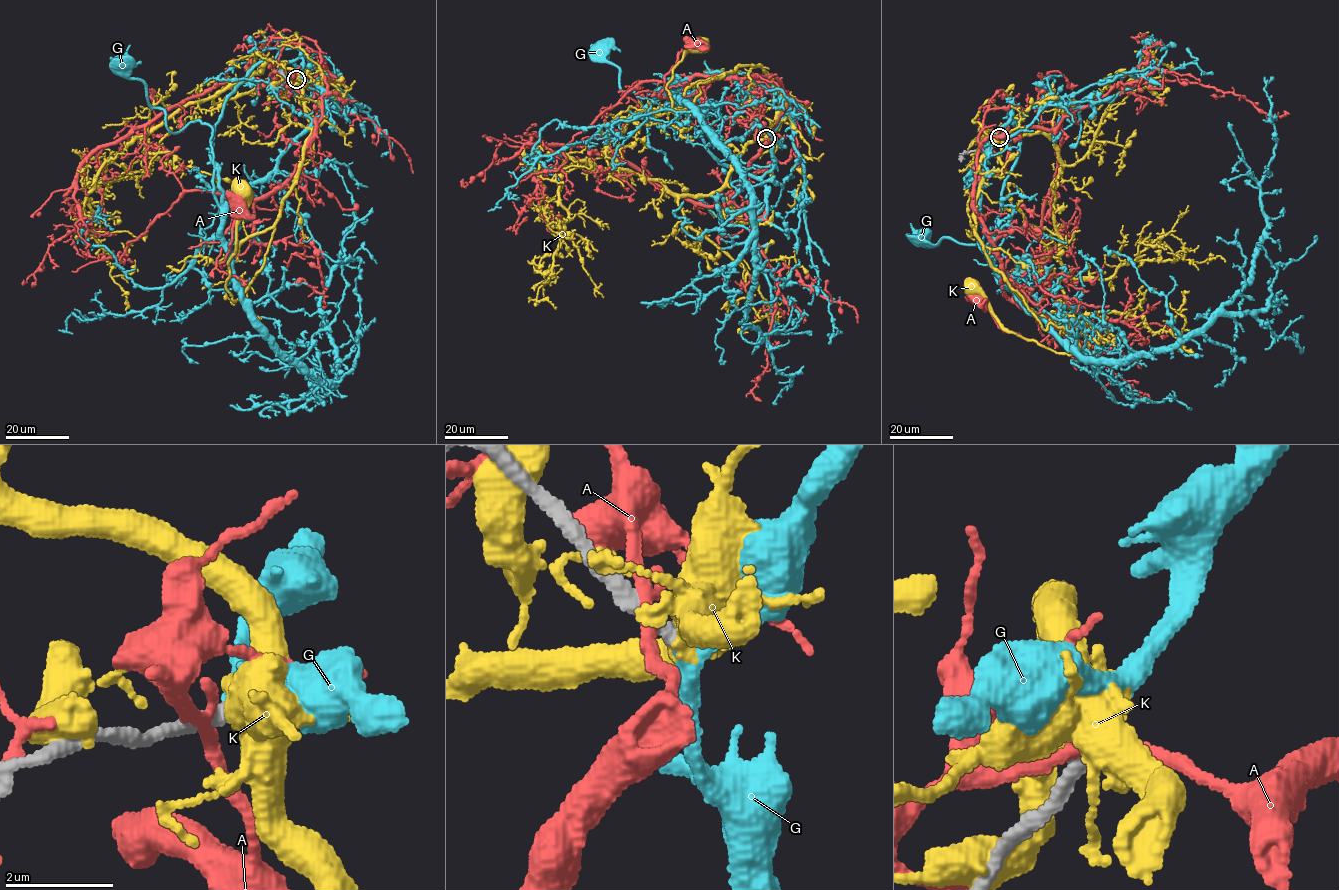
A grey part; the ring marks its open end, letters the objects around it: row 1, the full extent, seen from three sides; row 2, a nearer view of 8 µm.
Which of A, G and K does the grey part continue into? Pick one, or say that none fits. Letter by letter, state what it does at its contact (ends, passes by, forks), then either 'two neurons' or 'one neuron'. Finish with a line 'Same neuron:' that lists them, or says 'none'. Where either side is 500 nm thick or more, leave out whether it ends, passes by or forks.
A: it passes by | two neurons
G: it passes by | one neuron
K: two neurons
Same neuron: G

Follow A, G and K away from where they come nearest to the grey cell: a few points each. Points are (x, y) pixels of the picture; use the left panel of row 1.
A: (294, 80), (303, 112), (321, 119), (315, 137), (288, 178), (257, 199), (250, 243), (221, 268), (240, 206)
G: (296, 79), (299, 58), (250, 71), (216, 124), (213, 162), (212, 128), (198, 120), (171, 132), (121, 64)
K: (296, 79), (308, 121), (319, 127), (283, 200), (264, 262), (236, 300), (225, 284), (244, 189)

